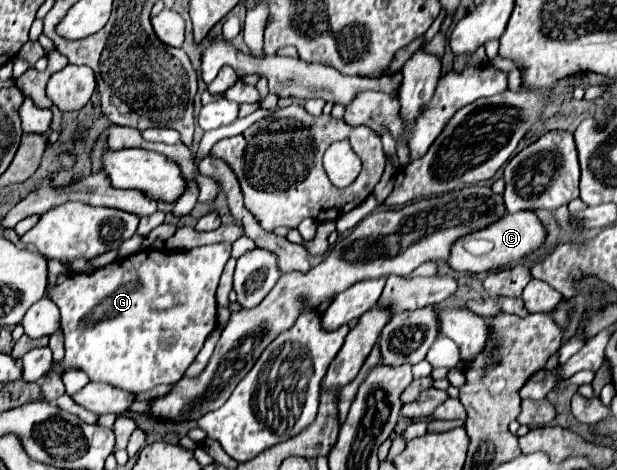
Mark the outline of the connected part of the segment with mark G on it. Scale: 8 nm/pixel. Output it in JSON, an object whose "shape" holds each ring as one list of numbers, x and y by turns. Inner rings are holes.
{"shape":[[230,244,198,246,198,248,192,248,188,252,170,252,170,250,164,250,164,252,136,252,136,254,128,256,128,258,120,258,120,260,116,260,116,262,104,266,104,268,92,270,88,274,60,276,56,290,48,290,48,296,60,308,62,330,64,330,64,348,66,348,66,354,64,354,62,362,60,364,54,364,56,374,58,376,64,376,70,370,82,370,82,372,88,374,88,378,92,382,114,384,114,386,118,386,122,390,128,390,128,392,134,392,134,394,152,390,158,384,176,384,184,376,186,368,194,362,194,358,198,356,198,352,202,350,206,336,216,328,216,288,218,288,222,268,228,262,228,258,230,258],[104,324,108,324,108,332,100,332,104,328]]}

